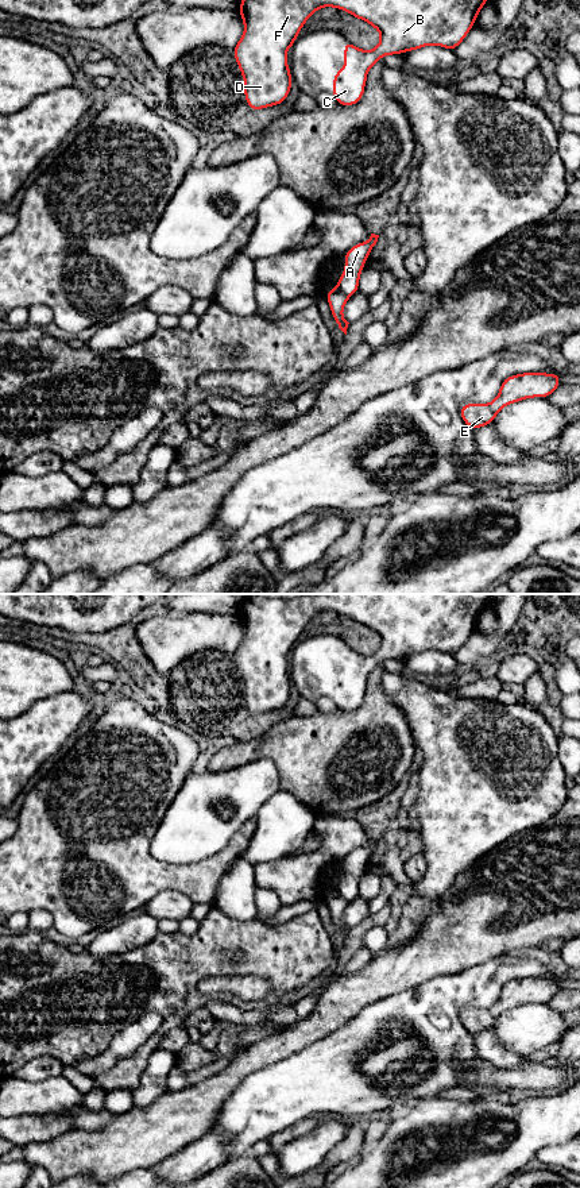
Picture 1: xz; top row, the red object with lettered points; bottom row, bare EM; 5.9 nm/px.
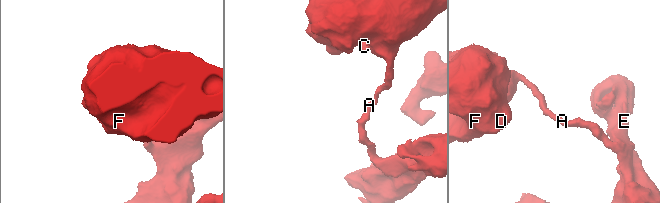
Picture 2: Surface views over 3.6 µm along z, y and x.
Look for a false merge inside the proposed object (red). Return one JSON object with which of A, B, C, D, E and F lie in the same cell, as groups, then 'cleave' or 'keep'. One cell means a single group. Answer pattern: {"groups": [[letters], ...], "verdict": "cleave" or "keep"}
{"groups": [["A", "B", "C", "D", "F"], ["E"]], "verdict": "cleave"}

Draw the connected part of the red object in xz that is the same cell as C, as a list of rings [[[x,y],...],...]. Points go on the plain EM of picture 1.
[[[318,594],[294,599],[248,597],[243,599],[239,618],[244,639],[233,653],[244,683],[247,710],[259,716],[282,709],[291,694],[291,678],[286,657],[291,653],[305,626],[320,613],[333,612],[367,626],[380,637],[379,649],[368,656],[351,647],[344,648],[344,674],[333,680],[333,702],[339,710],[356,710],[364,701],[367,678],[384,660],[398,660],[424,651],[455,653],[471,636],[479,616],[492,594]]]

